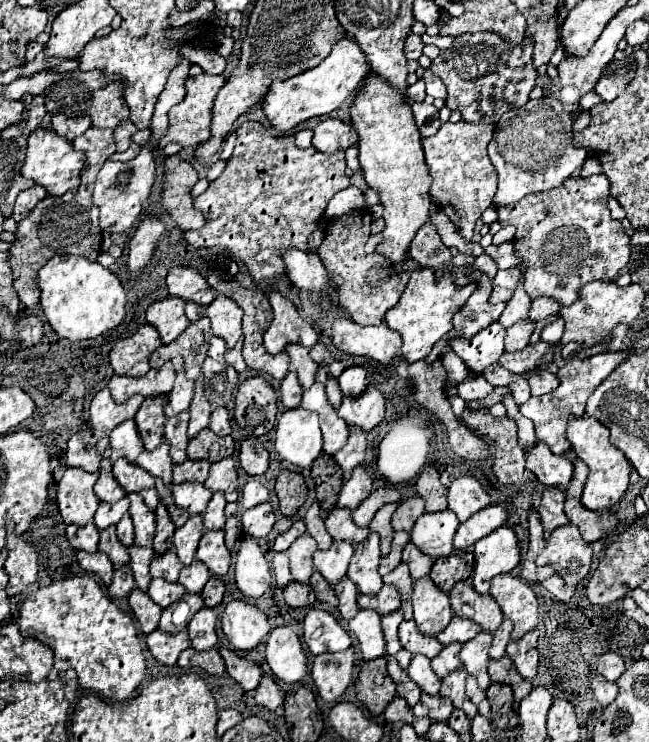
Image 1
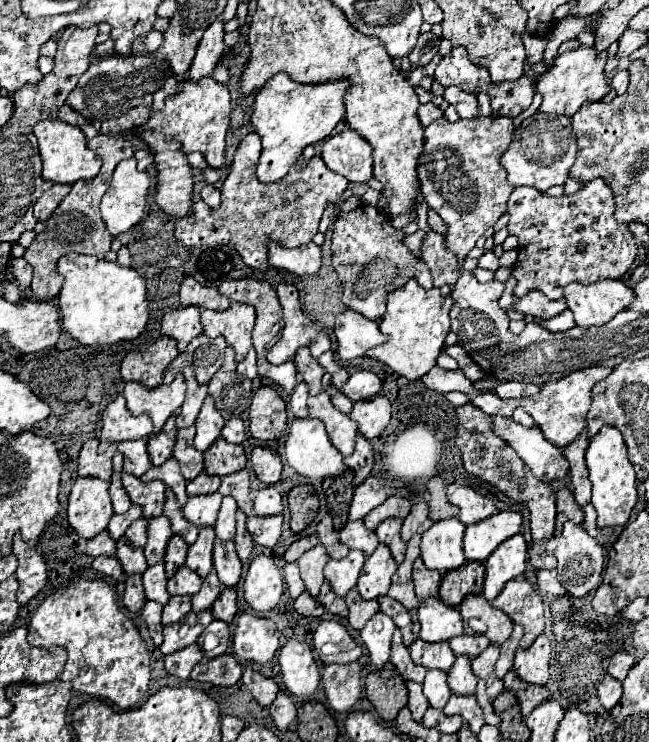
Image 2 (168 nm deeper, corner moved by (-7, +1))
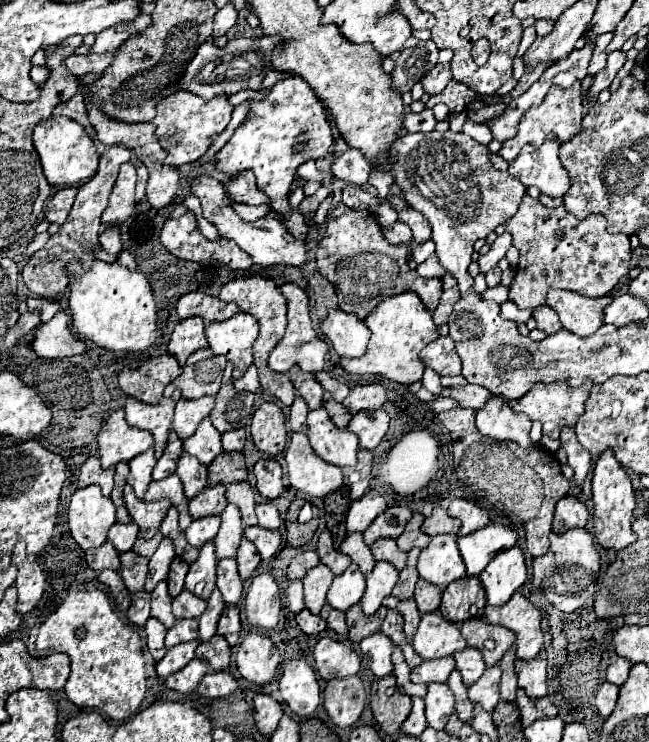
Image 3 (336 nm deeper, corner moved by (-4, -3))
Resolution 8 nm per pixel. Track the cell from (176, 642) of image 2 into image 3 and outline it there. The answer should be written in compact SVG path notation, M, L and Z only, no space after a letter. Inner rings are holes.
M184 642L182 646L172 646L166 656L162 658L162 662L156 664L156 672L160 678L166 678L168 674L180 670L182 666L186 666L192 658L194 658L194 650L200 642Z

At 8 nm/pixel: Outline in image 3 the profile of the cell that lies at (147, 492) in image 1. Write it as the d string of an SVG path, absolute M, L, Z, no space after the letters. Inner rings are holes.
M128 484L124 486L124 502L126 502L126 508L128 508L132 520L138 524L142 538L152 538L158 532L160 522L166 516L166 510L170 508L170 502L166 502L166 500L146 502L146 500L136 498L132 486L128 486Z

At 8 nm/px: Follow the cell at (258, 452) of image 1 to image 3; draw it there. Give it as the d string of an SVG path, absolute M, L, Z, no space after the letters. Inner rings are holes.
M258 460L254 464L254 476L256 476L256 488L258 492L272 500L280 496L282 492L282 468L276 460Z

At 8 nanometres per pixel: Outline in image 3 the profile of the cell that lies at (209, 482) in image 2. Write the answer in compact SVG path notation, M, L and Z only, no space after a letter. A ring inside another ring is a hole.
M206 486L206 490L198 492L190 502L188 502L192 518L202 518L210 514L220 514L226 508L226 498L224 498L224 486Z

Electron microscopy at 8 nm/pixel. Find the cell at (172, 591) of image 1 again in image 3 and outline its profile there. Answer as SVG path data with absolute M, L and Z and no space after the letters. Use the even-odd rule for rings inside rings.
M180 618L174 622L172 628L168 628L168 634L166 634L166 646L172 648L180 642L188 642L188 640L194 640L198 638L198 622L194 618Z

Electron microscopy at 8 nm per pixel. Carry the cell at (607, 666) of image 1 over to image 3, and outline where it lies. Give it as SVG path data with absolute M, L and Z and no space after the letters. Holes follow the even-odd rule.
M616 658L610 666L608 666L608 674L606 674L606 680L616 684L616 686L622 686L628 678L628 672L630 672L630 662L626 658Z

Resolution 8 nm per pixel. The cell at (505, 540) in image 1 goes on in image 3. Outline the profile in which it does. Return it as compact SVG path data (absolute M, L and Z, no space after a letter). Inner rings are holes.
M518 546L500 552L480 574L486 600L492 606L502 606L526 582L526 562Z

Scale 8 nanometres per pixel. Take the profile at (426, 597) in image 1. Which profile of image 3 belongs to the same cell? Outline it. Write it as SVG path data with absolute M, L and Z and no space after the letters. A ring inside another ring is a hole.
M440 612L422 614L420 626L412 638L414 650L426 658L444 658L466 648L466 640L460 634L456 622L448 622Z

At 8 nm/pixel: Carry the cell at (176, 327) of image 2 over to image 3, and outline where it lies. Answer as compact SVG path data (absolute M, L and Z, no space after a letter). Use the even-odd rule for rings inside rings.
M190 316L176 324L168 344L168 352L174 354L182 366L192 352L206 346L208 346L208 340L204 334L204 320L198 316Z

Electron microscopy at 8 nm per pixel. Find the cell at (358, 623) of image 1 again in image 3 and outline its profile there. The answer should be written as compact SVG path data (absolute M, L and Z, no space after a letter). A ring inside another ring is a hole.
M374 632L360 642L360 650L368 658L368 666L378 678L384 678L386 674L392 672L392 662L390 662L392 642L390 642L390 638L386 638L380 632Z

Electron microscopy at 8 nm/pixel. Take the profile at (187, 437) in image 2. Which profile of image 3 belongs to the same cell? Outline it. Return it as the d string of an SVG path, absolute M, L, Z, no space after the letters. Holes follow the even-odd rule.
M180 454L178 458L178 466L176 466L176 474L180 476L182 484L184 484L184 494L186 498L194 498L204 486L206 486L206 466L202 466L194 456L190 454Z

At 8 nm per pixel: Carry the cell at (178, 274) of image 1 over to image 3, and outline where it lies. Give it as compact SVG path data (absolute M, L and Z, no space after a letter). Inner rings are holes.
M188 292L178 300L176 310L182 320L188 316L200 316L206 318L206 322L218 322L234 316L234 312L238 312L238 306L234 306L232 302L222 302L202 292Z

